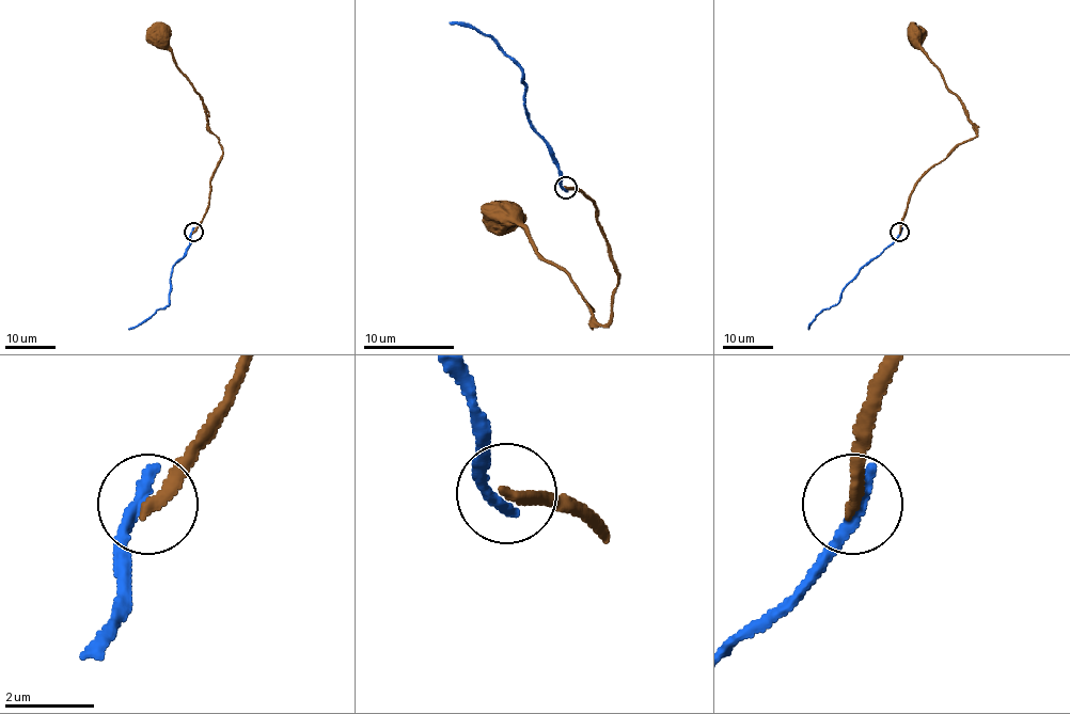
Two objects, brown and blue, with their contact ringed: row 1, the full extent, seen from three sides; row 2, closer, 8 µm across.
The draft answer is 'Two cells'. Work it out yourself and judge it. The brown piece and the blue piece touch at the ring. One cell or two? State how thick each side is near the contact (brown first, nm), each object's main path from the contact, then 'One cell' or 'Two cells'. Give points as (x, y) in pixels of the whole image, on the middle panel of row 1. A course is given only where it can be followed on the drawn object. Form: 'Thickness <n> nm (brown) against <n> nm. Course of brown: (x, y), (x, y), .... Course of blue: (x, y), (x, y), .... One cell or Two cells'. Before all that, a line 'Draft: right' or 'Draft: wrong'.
Draft: right
Thickness 280 nm (brown) against 340 nm. Course of brown: (565, 188), (587, 196), (610, 249), (617, 274), (606, 324), (592, 317), (531, 236), (501, 215). Course of blue: (565, 188), (561, 183), (553, 152), (529, 120), (523, 76), (487, 35), (449, 24). Two cells

